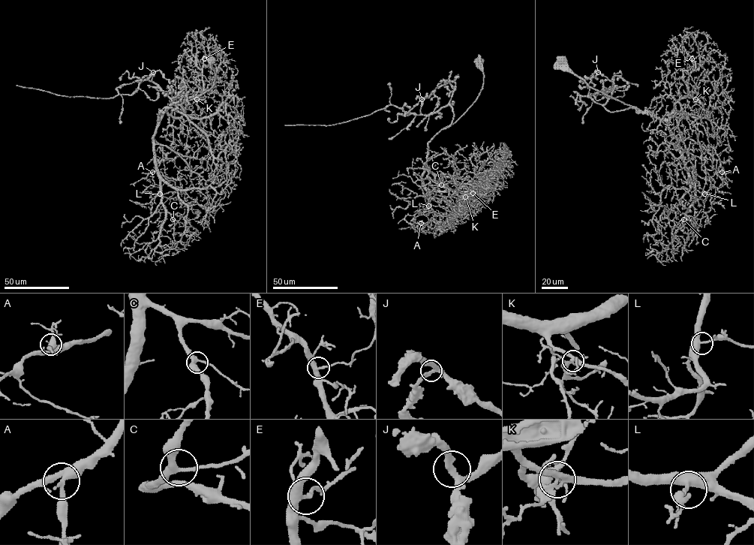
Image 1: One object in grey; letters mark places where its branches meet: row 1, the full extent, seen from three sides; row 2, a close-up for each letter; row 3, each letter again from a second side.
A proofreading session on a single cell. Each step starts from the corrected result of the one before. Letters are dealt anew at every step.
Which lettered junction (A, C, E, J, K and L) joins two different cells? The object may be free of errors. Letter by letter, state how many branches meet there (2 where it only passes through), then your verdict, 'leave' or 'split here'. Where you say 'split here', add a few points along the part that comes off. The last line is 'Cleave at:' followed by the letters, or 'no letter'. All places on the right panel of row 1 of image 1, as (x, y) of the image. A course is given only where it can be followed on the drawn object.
A: branches 3; leave
C: branches 3; leave
E: branches 3; leave
J: branches 3; leave
K: branches 3; split here
L: branches 3; leave
Cleave at: K

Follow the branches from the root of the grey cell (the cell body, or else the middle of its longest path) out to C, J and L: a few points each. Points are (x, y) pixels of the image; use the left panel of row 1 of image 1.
C: (210, 58), (214, 84), (190, 100), (165, 106), (160, 112), (153, 137), (162, 203), (172, 219)
J: (210, 58), (208, 60), (215, 73), (212, 86), (190, 100), (167, 106), (185, 112), (152, 81), (153, 72)
L: (210, 58), (208, 60), (215, 73), (212, 86), (187, 101), (166, 106), (160, 112), (153, 151), (160, 194)

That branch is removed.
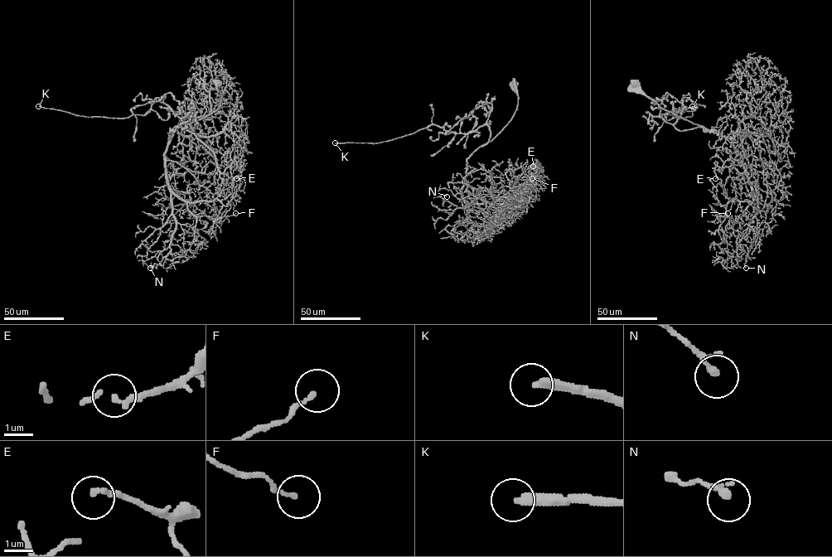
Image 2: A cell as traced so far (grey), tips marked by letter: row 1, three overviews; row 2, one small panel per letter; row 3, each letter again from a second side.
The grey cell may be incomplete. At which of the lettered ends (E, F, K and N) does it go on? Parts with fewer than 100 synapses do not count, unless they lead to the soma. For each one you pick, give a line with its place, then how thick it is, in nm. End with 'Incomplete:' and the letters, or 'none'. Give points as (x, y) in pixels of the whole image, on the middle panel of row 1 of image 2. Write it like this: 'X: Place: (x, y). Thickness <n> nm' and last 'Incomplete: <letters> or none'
K: Place: (335, 142). Thickness 320 nm
Incomplete: K

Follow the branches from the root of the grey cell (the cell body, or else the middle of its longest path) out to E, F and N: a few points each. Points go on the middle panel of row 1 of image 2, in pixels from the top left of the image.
E: (514, 84), (517, 109), (467, 160), (466, 181), (513, 199), (530, 181), (538, 167), (533, 166)
F: (514, 84), (517, 109), (467, 160), (461, 194), (468, 202), (492, 202), (514, 185), (517, 168), (532, 178)
N: (514, 84), (518, 101), (511, 119), (467, 160), (461, 193), (468, 208), (457, 207), (438, 196), (447, 196)

